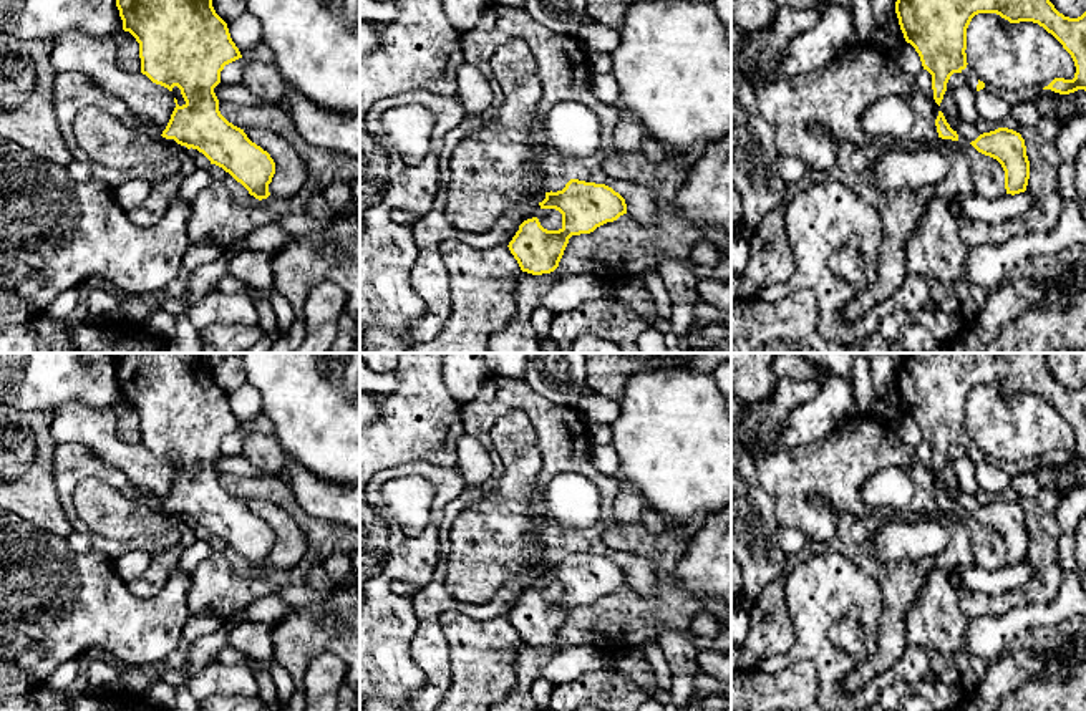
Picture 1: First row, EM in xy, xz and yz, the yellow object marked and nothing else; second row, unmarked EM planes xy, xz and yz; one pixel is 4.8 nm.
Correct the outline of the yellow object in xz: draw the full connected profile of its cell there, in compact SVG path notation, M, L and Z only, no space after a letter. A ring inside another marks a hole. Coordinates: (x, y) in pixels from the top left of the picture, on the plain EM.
M570 550L562 562L545 563L539 577L559 582L562 598L547 602L532 588L519 597L507 617L521 641L532 646L554 643L572 607L590 605L627 585L625 570L612 559L579 550Z

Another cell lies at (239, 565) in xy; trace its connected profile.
M209 535L207 539L209 545L212 547L216 555L222 555L230 570L239 577L259 577L259 570L249 565L249 562L237 554L229 544L225 544L222 539L216 535Z

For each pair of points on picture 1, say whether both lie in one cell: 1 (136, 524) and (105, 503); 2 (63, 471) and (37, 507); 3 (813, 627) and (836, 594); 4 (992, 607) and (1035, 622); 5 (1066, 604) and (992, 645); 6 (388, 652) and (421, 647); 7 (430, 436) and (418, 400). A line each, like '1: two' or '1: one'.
1: one
2: two
3: one
4: two
5: one
6: two
7: one

